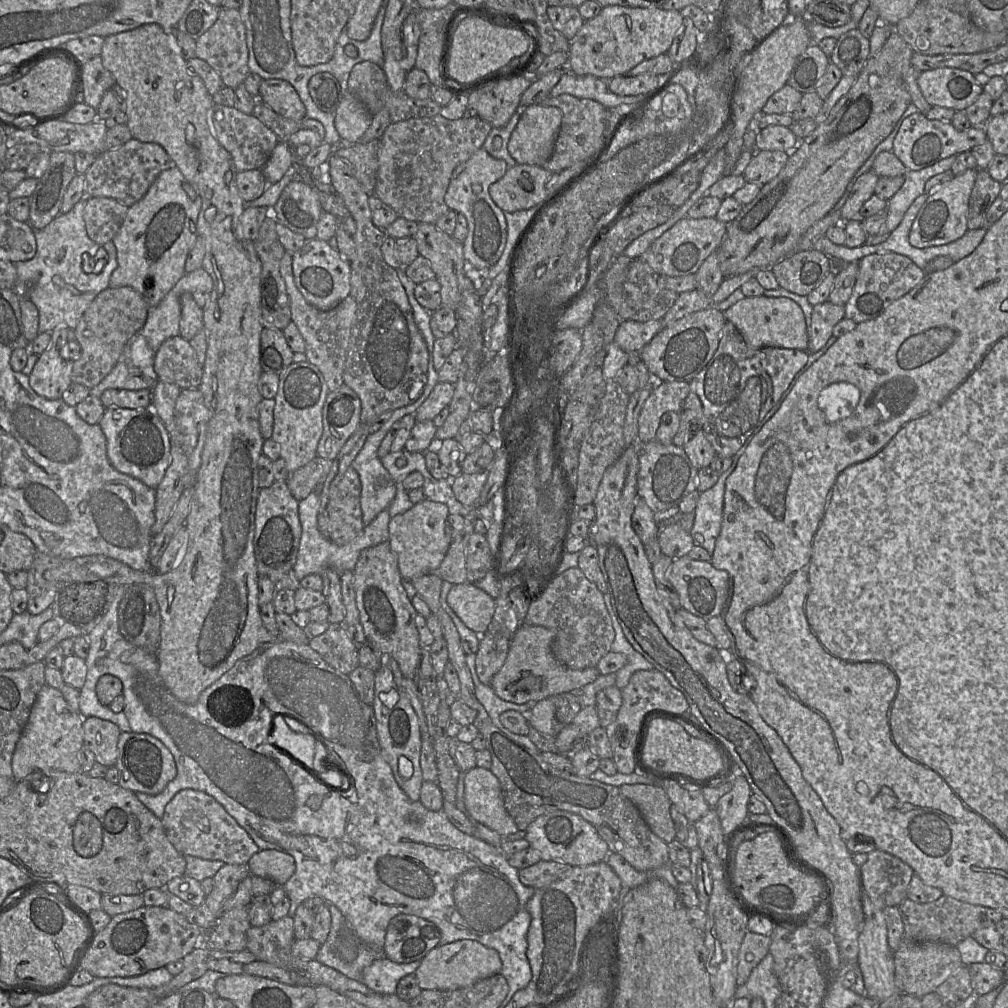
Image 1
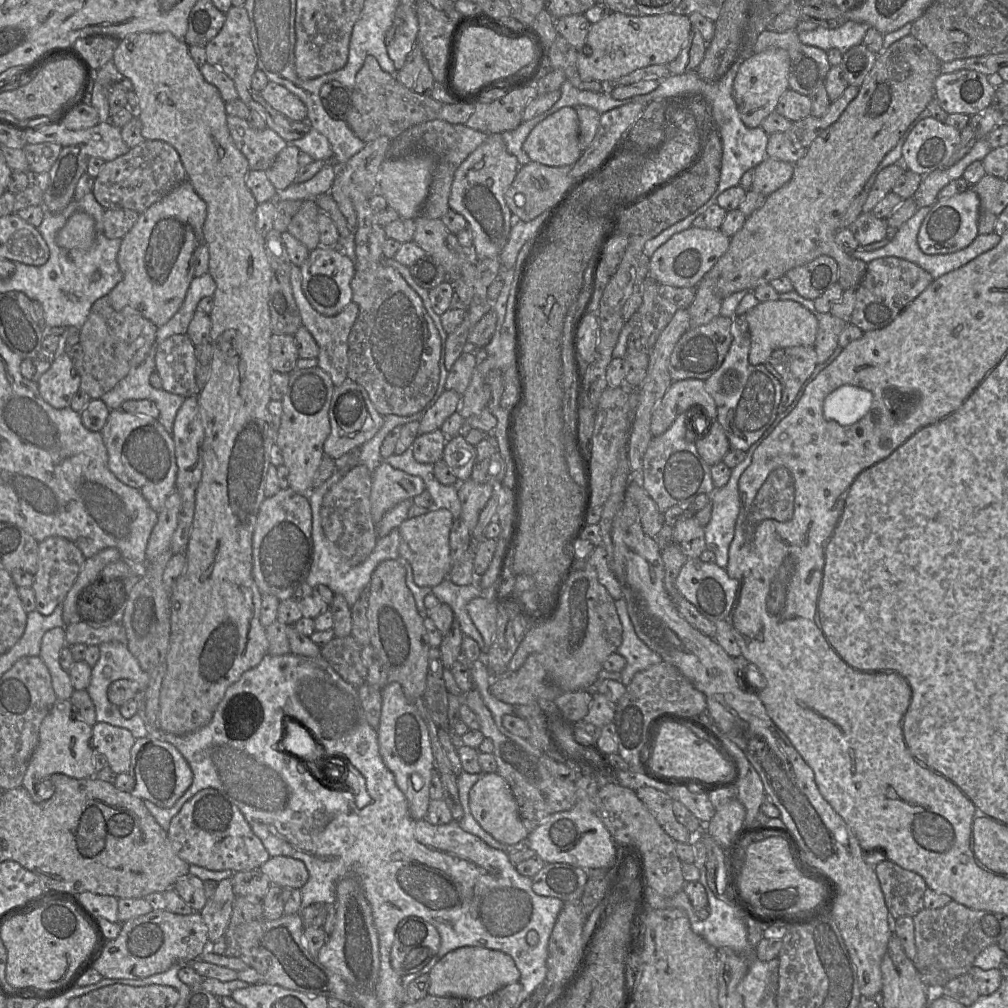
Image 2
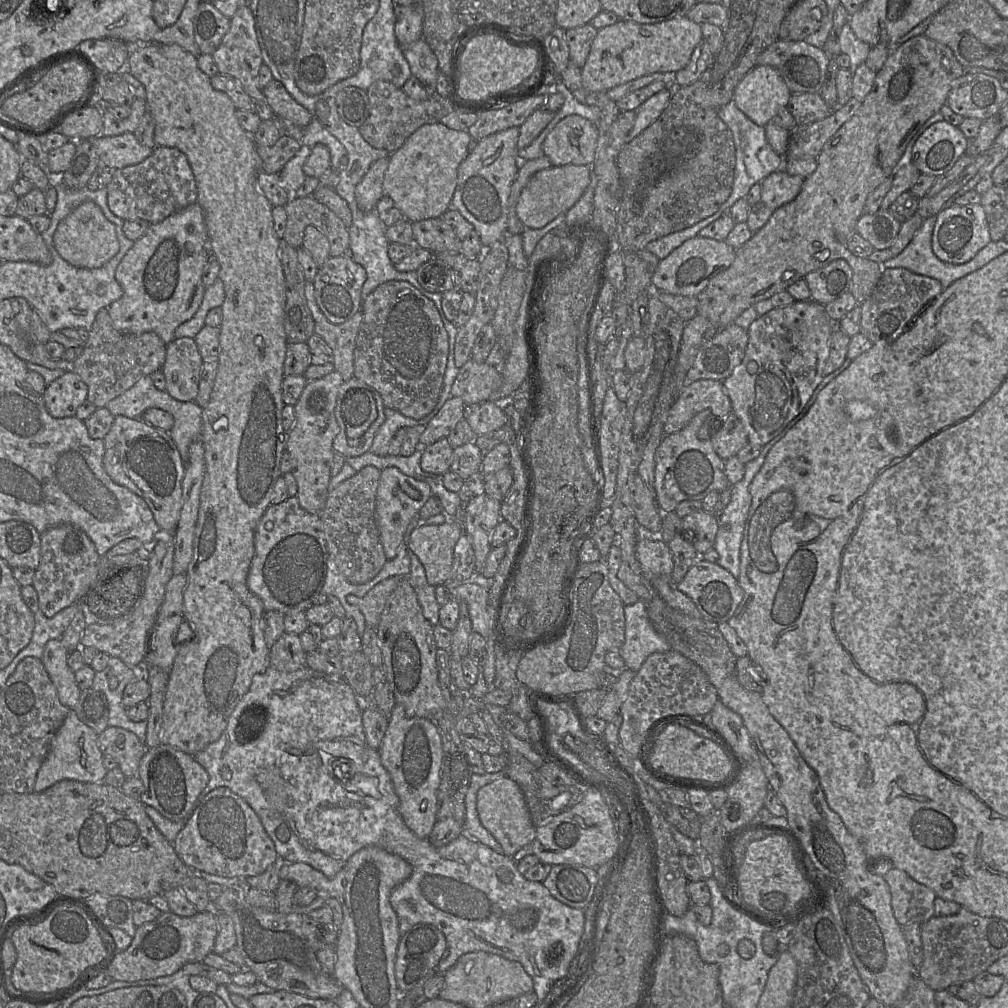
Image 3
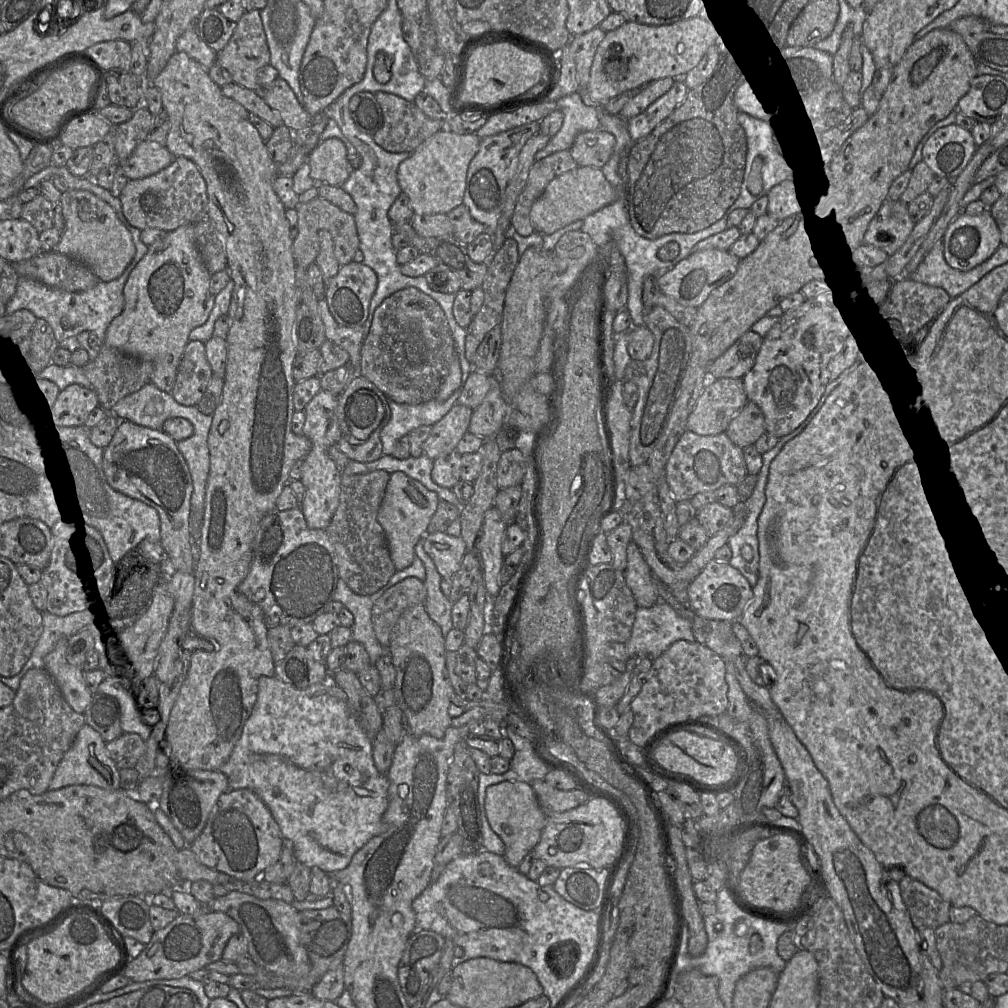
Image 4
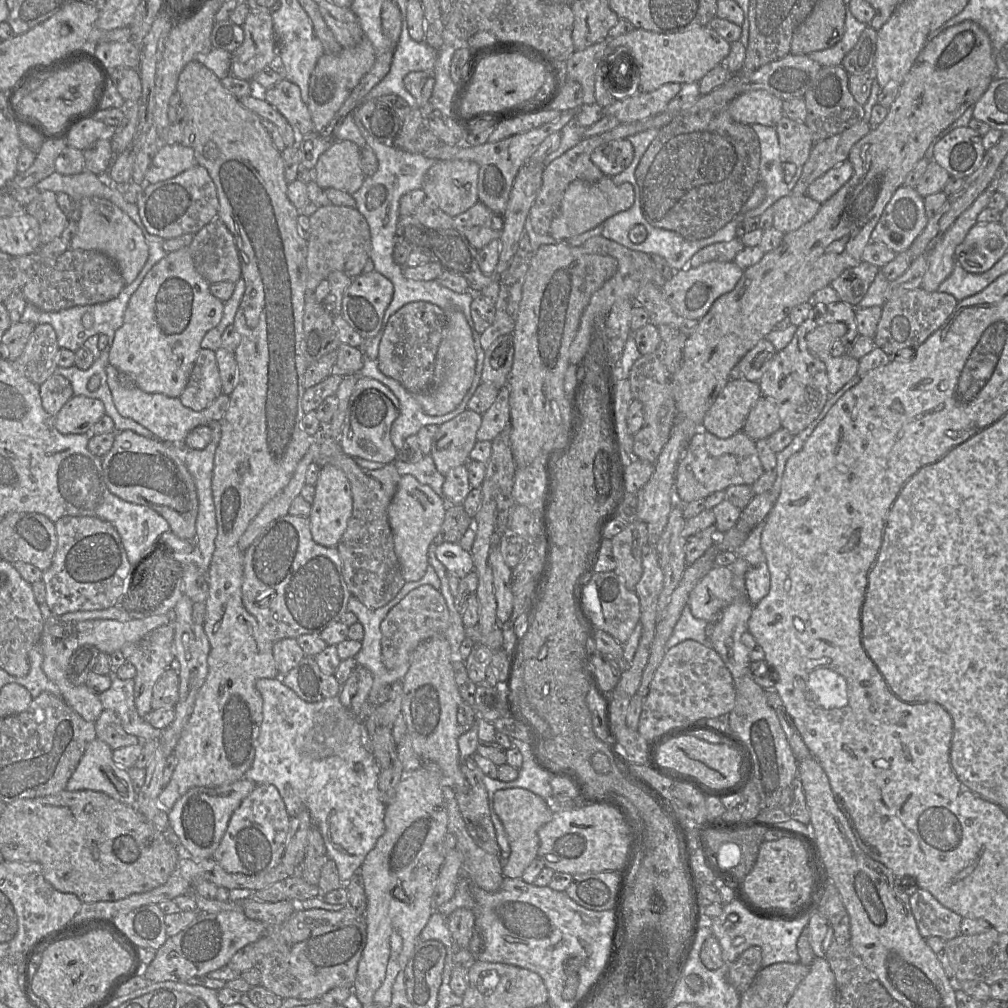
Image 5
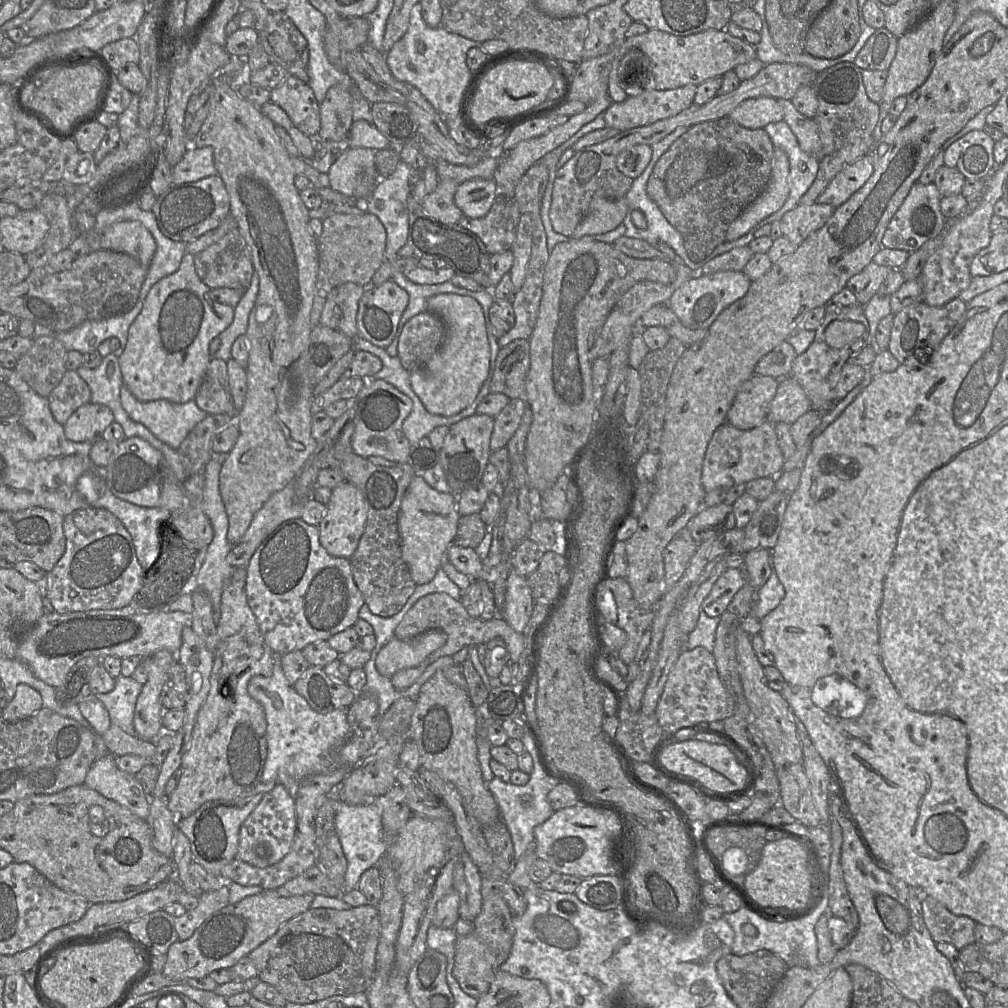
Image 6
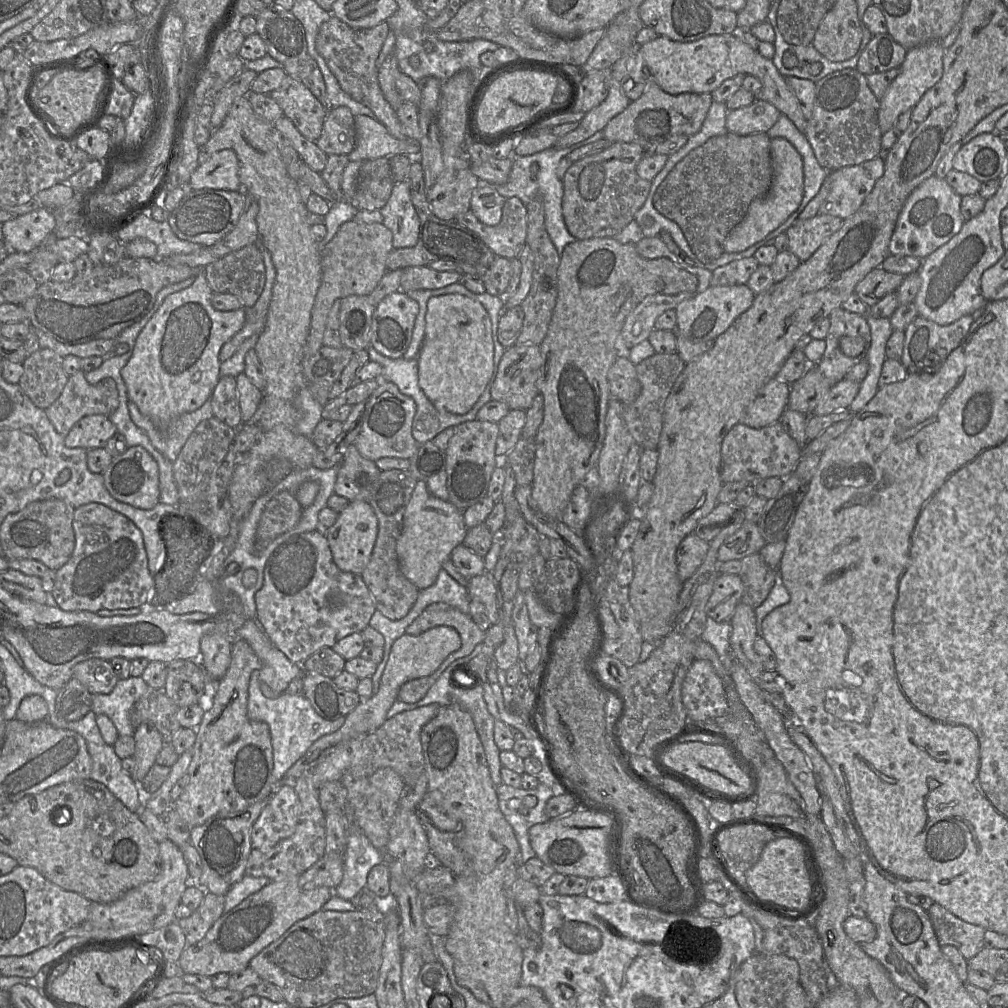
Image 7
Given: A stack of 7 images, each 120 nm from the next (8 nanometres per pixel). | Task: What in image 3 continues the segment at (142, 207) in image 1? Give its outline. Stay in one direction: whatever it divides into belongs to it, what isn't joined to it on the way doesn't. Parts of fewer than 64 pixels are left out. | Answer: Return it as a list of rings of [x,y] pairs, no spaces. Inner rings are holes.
[[[198,203],[173,213],[159,223],[151,224],[116,268],[115,278],[123,290],[123,295],[107,308],[113,327],[124,333],[154,332],[165,345],[172,342],[175,339],[175,329],[190,320],[202,303],[206,289],[202,274],[210,256],[204,214]]]

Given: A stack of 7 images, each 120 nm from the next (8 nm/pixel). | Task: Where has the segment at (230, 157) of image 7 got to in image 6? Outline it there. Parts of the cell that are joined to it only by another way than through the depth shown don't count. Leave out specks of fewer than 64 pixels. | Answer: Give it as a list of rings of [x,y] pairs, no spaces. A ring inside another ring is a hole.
[[[211,147],[193,148],[185,152],[182,159],[172,167],[172,183],[185,184],[217,175]]]

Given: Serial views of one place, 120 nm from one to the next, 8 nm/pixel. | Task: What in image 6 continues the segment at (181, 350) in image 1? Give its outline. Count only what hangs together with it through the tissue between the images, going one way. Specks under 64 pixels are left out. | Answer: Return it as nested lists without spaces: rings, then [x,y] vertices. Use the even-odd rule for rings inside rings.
[[[211,358],[205,377],[193,400],[207,414],[227,414],[231,417],[236,415],[225,361]]]

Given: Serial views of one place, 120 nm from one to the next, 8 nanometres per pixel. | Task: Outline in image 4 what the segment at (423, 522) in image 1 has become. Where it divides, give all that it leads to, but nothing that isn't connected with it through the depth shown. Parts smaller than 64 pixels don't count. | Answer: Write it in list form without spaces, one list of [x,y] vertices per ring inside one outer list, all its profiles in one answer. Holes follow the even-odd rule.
[[[433,532],[424,536],[423,548],[433,560],[437,571],[444,578],[455,574],[468,551],[461,536],[452,536],[445,532]]]

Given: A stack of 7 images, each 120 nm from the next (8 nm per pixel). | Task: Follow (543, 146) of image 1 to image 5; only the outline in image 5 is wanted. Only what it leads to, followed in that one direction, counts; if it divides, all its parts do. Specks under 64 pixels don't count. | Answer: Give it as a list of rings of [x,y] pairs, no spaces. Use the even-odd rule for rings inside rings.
[[[628,139],[612,140],[599,145],[591,154],[591,161],[604,173],[612,177],[630,166],[634,158],[634,147]]]

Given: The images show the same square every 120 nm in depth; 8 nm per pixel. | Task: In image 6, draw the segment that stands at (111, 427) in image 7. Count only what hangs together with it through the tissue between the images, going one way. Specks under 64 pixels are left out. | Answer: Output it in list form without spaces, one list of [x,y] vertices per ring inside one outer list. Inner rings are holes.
[[[87,403],[80,406],[63,425],[65,437],[72,442],[94,443],[114,422],[110,409],[104,405]]]

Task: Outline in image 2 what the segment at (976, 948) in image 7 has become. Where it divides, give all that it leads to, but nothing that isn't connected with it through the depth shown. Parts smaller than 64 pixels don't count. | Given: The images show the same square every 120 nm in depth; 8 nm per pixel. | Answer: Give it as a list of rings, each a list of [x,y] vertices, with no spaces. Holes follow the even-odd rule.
[[[886,859],[874,867],[891,919],[914,917],[925,908],[924,893],[928,888],[922,876]]]

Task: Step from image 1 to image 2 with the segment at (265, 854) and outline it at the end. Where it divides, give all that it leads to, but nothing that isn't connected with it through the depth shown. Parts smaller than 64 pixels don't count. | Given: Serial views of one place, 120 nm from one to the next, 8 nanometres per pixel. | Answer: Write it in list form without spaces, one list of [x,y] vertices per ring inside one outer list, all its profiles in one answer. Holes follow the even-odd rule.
[[[287,856],[270,857],[260,868],[271,885],[300,889],[309,878],[308,870],[299,859]]]

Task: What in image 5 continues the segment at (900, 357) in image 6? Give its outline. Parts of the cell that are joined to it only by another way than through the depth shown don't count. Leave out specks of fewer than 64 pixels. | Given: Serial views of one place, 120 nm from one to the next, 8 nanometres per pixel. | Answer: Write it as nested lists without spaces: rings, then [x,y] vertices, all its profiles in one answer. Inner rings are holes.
[[[922,287],[894,295],[882,306],[881,318],[873,338],[876,347],[892,358],[897,358],[902,350],[916,349],[947,321],[957,303],[958,300],[949,293],[927,292]]]

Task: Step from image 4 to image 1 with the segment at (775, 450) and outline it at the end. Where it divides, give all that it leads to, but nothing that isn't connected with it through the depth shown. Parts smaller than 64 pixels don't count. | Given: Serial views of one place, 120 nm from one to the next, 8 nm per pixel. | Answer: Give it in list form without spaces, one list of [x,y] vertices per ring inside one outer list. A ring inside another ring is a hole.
[[[743,446],[738,453],[732,456],[733,463],[731,467],[720,474],[716,484],[700,493],[694,510],[695,517],[690,534],[694,538],[695,545],[703,547],[710,555],[715,549],[715,543],[721,531],[725,481],[733,472],[745,447]]]

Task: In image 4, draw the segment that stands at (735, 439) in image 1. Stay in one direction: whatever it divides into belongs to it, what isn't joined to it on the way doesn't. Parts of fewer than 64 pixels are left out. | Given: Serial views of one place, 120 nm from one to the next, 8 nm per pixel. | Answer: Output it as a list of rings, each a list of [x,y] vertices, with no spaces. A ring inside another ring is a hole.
[[[820,298],[785,312],[763,337],[755,364],[742,382],[748,402],[757,405],[763,413],[766,433],[778,439],[790,434],[817,406],[826,386],[821,383],[821,367],[838,352],[844,329],[838,307]],[[806,333],[814,337],[812,348],[803,343]]]

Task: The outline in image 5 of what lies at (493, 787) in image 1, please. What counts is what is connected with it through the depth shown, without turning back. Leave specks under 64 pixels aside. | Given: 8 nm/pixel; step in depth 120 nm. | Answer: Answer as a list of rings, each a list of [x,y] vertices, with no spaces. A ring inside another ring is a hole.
[[[514,787],[496,791],[493,807],[507,833],[511,849],[509,857],[503,860],[503,875],[508,878],[521,878],[525,869],[538,856],[538,831],[552,819],[553,805],[527,789]]]

